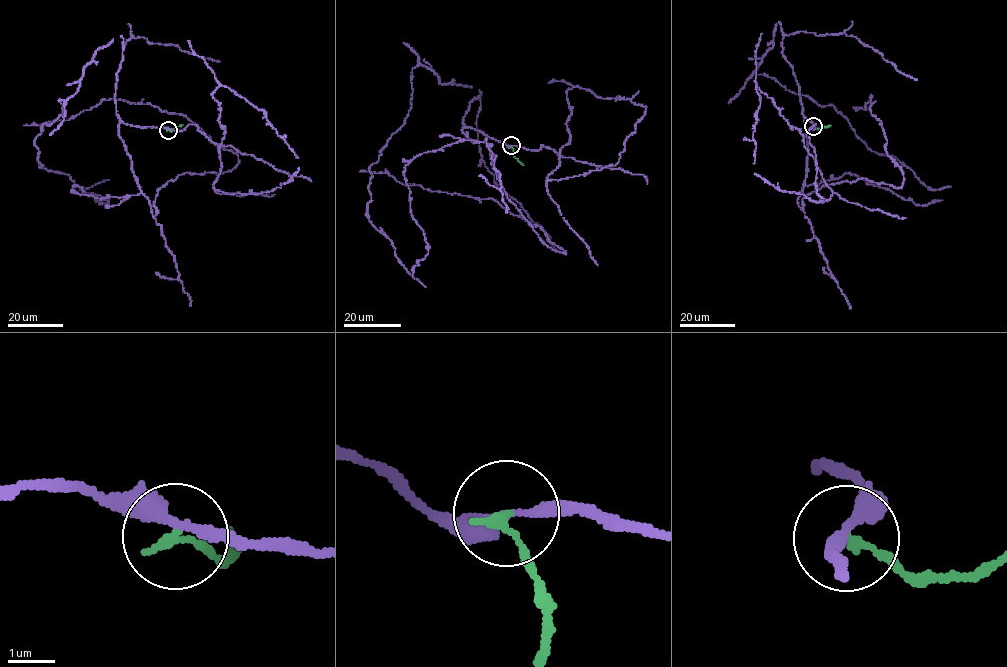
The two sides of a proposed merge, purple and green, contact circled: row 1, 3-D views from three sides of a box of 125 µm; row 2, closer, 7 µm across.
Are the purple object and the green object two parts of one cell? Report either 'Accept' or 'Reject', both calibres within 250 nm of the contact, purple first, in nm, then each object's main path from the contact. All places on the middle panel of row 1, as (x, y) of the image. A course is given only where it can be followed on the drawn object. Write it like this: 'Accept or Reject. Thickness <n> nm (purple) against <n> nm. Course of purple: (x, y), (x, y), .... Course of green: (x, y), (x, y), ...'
Reject. Thickness 280 nm (purple) against 220 nm. Course of purple: (511, 146), (462, 128), (470, 140), (486, 138), (506, 197), (547, 245), (565, 253), (494, 199), (359, 171). Course of green: (511, 146), (513, 155), (523, 164)

